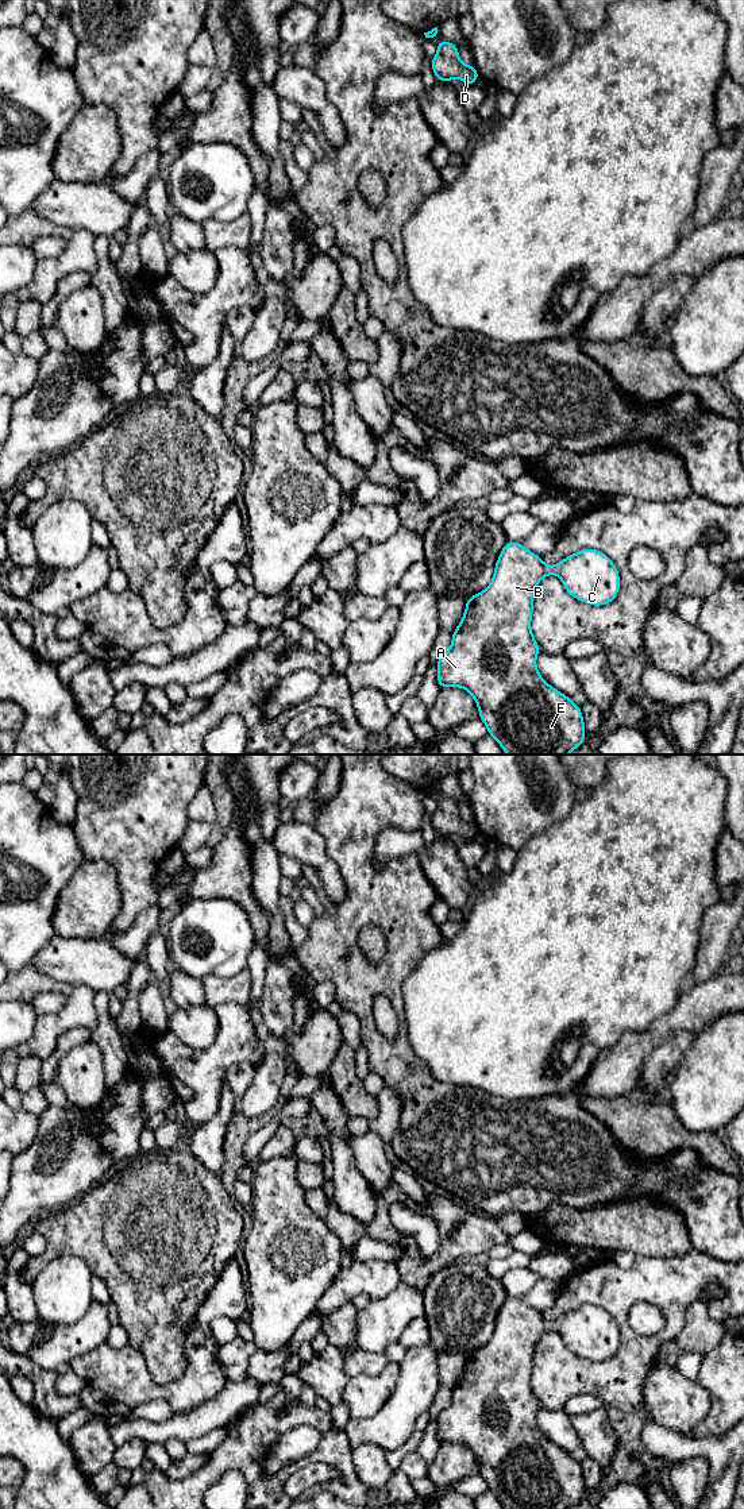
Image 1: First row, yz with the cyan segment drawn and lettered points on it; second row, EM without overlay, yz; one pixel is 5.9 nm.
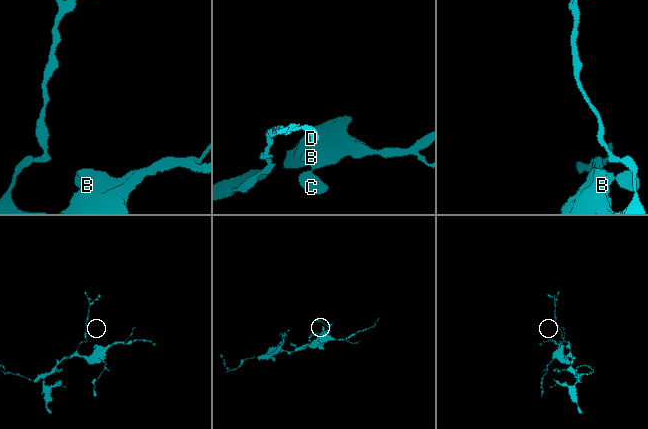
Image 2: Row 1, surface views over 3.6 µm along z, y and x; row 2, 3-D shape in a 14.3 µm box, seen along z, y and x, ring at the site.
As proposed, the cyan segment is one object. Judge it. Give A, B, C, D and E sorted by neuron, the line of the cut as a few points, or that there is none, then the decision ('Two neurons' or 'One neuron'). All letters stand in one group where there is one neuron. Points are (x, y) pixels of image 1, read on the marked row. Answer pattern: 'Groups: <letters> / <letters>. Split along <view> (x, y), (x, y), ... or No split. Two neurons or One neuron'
Groups: A B C D E. No split. One neuron

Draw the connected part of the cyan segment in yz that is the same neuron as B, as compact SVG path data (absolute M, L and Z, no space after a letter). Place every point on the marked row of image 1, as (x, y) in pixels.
M508 541L497 559L490 584L467 599L462 621L452 633L451 647L436 663L439 687L467 690L478 706L479 718L489 734L506 754L568 754L585 742L586 730L581 706L548 684L536 667L540 648L531 630L533 595L537 583L551 574L560 578L571 597L594 606L610 603L620 591L620 574L612 559L601 551L585 548L551 567L523 544Z

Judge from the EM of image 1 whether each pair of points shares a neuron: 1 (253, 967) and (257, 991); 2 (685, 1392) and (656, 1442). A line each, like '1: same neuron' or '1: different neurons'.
1: same neuron
2: different neurons

